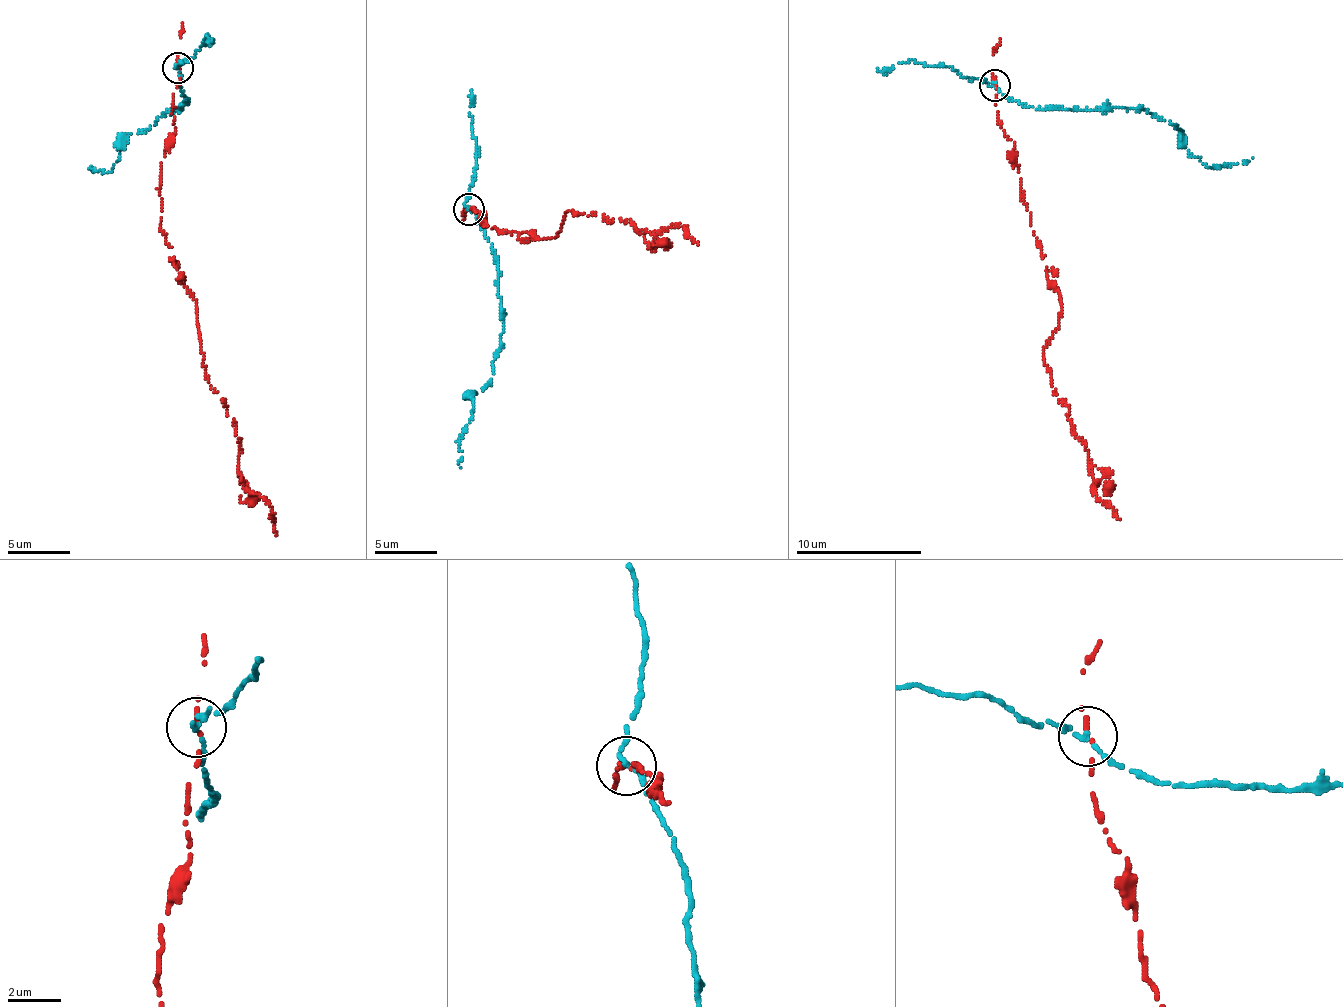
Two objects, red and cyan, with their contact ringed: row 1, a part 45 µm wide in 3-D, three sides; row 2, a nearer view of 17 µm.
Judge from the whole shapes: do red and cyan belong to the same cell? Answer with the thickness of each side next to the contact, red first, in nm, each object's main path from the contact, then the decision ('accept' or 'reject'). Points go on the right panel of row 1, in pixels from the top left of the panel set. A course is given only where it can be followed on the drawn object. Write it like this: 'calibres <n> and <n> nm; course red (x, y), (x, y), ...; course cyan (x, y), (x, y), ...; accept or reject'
calibres 200 and 180 nm; course red (995, 83), (997, 124), (1014, 142), (1020, 200), (1061, 307), (1044, 365), (1088, 453), (1096, 495), (1120, 519); course cyan (995, 86), (1036, 109), (1148, 109), (1152, 117), (1170, 121), (1181, 130), (1185, 147), (1208, 168), (1253, 158); reject

